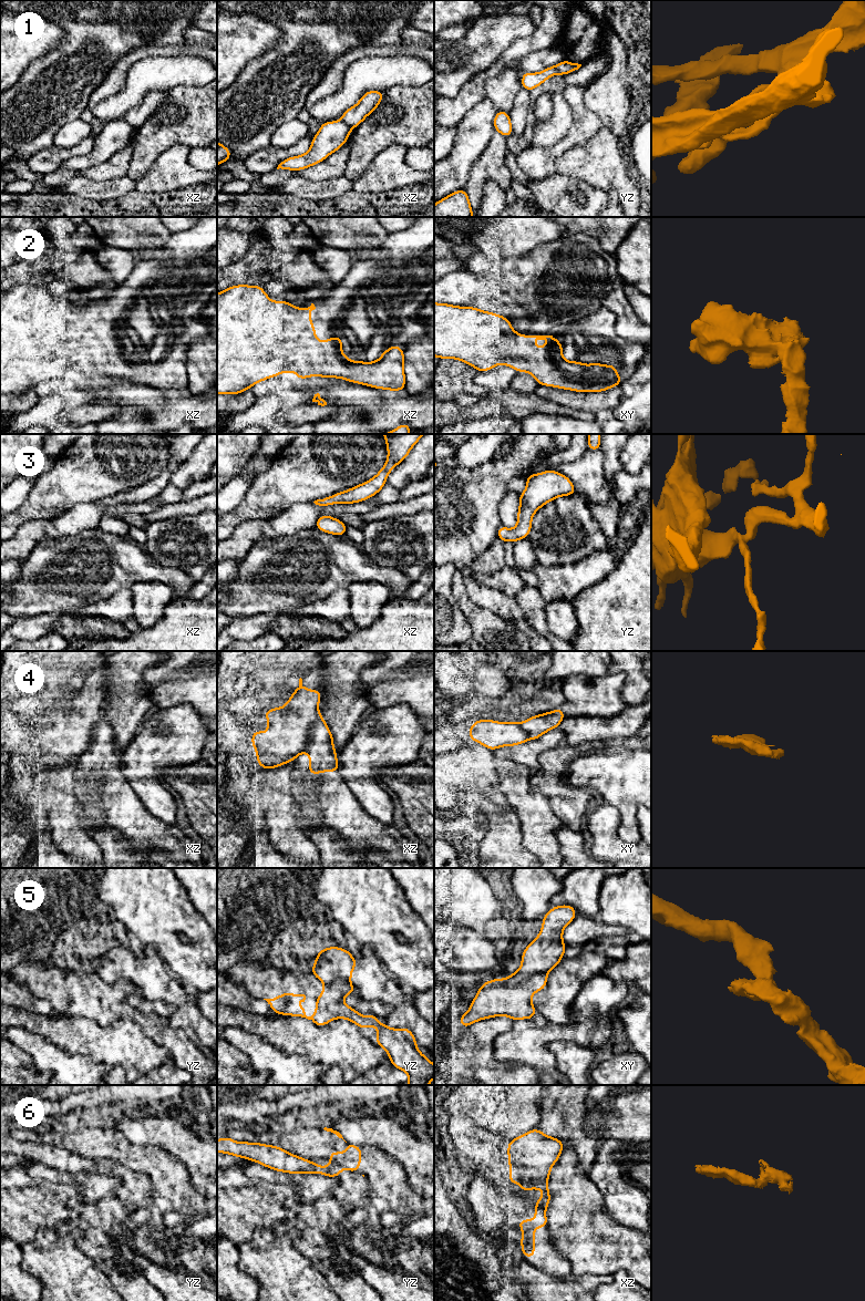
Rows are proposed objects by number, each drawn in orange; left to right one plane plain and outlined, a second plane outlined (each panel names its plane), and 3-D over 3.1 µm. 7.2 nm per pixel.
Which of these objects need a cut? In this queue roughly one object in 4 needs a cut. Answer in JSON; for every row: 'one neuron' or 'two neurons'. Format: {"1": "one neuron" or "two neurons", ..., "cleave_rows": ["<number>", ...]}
{"1": "two neurons", "2": "one neuron", "3": "one neuron", "4": "two neurons", "5": "two neurons", "6": "two neurons", "cleave_rows": ["1", "4", "5", "6"]}

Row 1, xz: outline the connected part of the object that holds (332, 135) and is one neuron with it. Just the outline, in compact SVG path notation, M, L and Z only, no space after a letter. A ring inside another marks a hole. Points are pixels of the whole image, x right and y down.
M342 121L321 123L319 132L312 138L310 149L303 155L284 159L277 169L296 172L323 162L330 154L344 145L351 130Z

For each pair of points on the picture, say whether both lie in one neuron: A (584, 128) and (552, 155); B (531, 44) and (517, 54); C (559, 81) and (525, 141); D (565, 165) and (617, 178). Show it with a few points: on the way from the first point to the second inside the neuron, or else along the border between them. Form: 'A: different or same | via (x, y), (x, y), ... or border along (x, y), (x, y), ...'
A: same | via (576, 136), (559, 148)
B: same | via (527, 45), (521, 51)
C: same | via (542, 89), (532, 99), (531, 123)
D: same | via (578, 165), (600, 165), (604, 168)

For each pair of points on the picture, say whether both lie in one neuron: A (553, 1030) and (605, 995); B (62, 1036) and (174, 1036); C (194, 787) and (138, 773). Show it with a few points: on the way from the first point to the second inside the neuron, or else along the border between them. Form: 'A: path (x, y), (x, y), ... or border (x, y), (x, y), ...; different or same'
A: path (567, 1030), (575, 1030), (590, 1014), (591, 1010); same
B: border (75, 1016), (88, 1016), (103, 1026); different
C: border (170, 768), (165, 775), (165, 781), (176, 793); different

